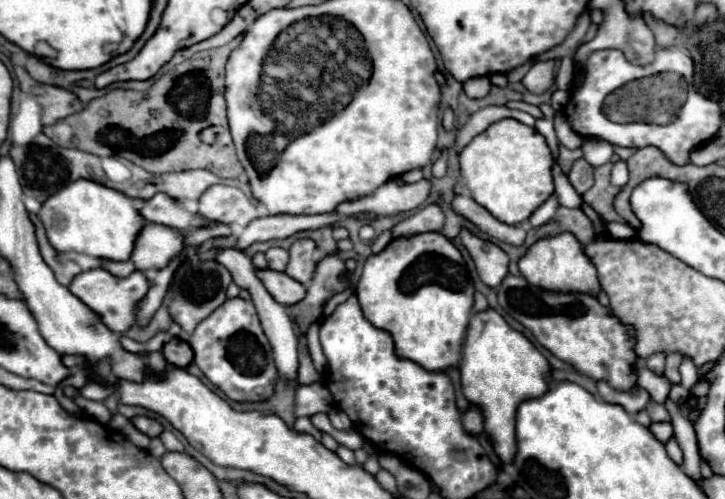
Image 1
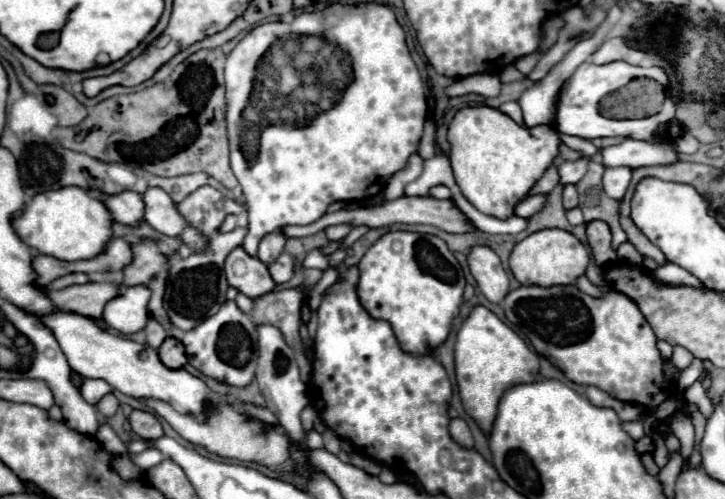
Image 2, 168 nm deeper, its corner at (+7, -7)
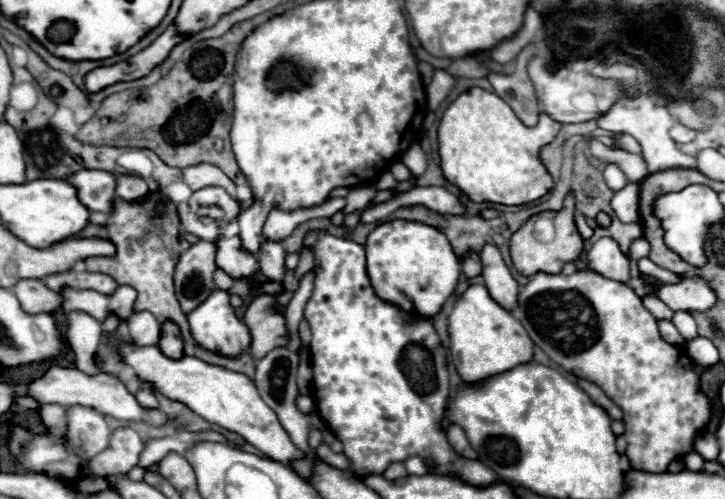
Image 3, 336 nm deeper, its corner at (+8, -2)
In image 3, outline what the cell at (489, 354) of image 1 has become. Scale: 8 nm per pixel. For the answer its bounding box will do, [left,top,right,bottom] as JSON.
[449,284,533,384]

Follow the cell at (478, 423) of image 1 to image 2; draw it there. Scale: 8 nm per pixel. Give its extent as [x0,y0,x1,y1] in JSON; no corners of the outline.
[450,419,474,449]

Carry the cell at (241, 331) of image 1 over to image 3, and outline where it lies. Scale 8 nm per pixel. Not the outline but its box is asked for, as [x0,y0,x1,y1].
[189,290,251,358]

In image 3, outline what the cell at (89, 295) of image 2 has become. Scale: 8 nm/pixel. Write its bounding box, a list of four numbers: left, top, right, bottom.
[15,280,63,314]

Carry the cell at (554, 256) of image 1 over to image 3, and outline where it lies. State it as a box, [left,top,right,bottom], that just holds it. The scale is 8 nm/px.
[509,192,583,276]

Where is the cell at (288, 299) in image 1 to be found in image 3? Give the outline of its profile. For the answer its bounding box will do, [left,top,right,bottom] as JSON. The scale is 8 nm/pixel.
[217,236,259,278]

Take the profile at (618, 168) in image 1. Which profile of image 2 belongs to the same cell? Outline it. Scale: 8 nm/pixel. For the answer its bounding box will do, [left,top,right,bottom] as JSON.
[602,167,632,201]

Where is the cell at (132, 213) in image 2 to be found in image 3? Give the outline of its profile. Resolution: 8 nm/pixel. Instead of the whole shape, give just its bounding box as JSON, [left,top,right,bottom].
[69,170,115,214]

